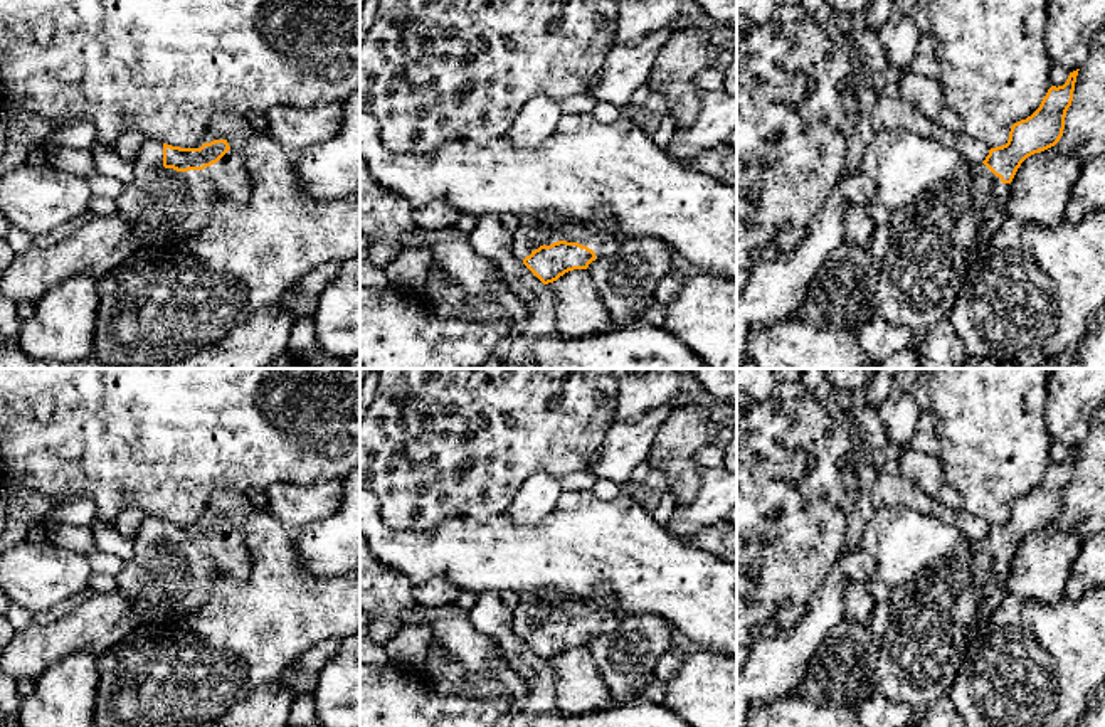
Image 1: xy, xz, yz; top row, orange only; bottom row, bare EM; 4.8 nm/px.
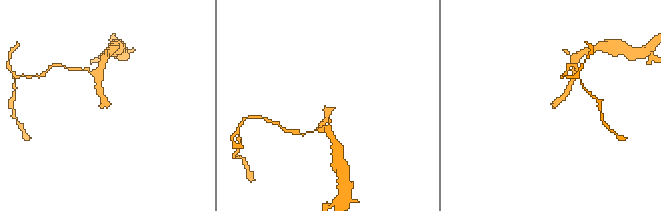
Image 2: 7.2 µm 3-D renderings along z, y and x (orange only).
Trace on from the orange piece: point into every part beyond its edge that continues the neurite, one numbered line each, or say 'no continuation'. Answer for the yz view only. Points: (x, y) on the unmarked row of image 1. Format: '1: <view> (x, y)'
1: yz (932, 620)

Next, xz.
1: xz (532, 608)

